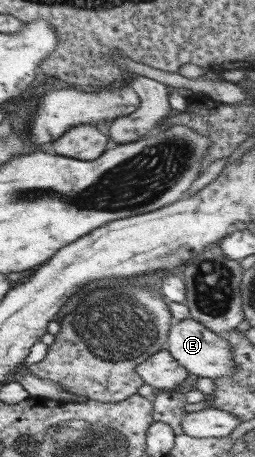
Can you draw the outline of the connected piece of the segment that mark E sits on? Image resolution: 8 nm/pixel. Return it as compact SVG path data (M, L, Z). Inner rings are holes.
M191 318L173 322L169 327L165 348L169 354L188 373L201 378L221 378L231 376L235 370L235 361L231 353L231 345L221 339L217 333L211 332L202 324Z

